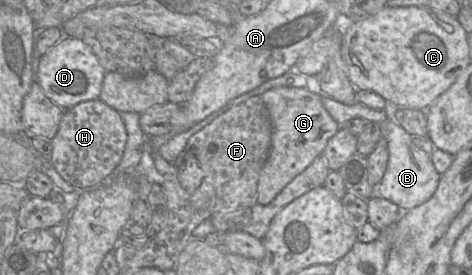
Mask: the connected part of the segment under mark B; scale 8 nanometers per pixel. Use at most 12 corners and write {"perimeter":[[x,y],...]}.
{"perimeter":[[321,95],[340,126],[379,124],[388,164],[374,195],[411,210],[432,197],[441,175],[431,155],[384,110]]}

